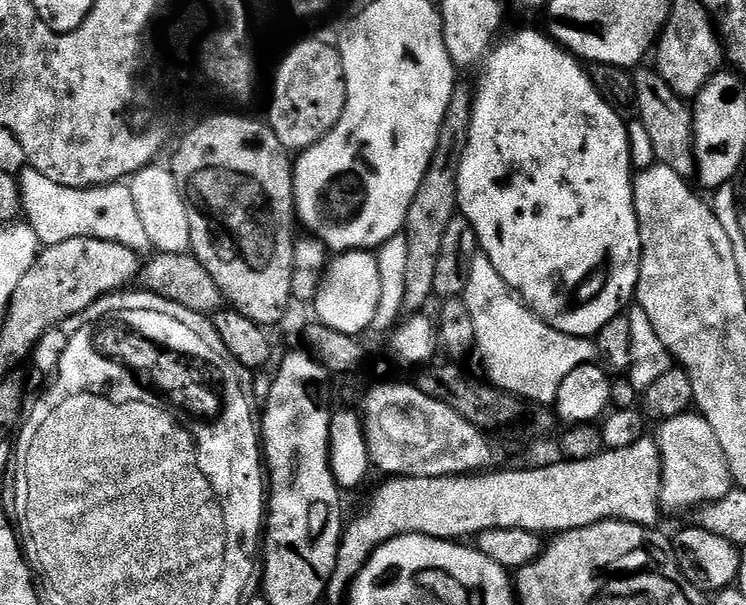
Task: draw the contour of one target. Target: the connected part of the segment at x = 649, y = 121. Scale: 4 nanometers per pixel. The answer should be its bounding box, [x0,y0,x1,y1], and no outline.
[634,66,696,178]

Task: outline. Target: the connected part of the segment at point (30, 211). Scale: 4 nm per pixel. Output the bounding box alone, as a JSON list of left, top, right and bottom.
[18,166,152,254]

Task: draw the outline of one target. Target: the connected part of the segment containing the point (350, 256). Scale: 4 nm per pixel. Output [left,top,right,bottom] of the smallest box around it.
[314,251,379,337]

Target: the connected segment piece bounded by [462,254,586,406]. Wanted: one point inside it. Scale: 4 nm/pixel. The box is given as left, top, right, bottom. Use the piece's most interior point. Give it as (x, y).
(527, 357)

